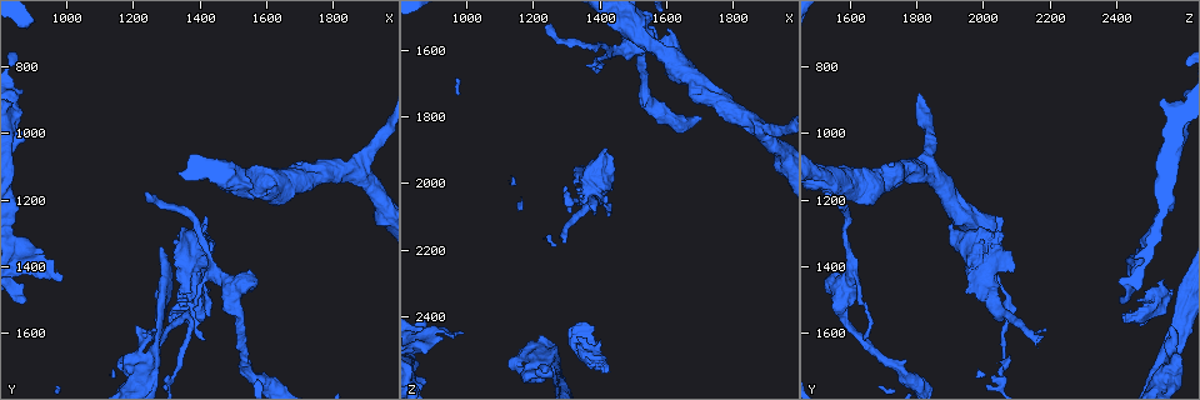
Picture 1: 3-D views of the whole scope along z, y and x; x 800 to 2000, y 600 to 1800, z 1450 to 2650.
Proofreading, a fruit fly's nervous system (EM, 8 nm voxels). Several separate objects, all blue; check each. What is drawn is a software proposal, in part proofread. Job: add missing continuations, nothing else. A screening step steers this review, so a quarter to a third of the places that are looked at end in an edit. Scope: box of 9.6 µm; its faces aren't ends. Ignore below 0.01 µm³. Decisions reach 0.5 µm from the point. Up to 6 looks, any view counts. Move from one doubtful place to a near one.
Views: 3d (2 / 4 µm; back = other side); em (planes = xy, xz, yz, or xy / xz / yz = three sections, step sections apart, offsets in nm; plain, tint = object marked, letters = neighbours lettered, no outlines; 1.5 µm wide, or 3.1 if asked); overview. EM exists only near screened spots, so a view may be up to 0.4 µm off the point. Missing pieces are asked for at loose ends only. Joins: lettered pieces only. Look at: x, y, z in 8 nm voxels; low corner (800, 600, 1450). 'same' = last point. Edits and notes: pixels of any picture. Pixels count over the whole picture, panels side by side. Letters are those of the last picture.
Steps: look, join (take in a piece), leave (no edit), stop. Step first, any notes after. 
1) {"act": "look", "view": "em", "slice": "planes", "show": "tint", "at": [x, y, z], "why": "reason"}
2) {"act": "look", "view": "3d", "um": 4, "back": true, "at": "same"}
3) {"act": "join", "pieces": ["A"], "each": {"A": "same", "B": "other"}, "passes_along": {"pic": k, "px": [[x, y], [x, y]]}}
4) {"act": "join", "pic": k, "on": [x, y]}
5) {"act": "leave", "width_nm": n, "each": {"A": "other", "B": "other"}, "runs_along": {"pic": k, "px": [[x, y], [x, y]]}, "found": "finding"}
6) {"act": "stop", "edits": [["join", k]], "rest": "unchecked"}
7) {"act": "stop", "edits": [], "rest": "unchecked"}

{"act": "look", "view": "em", "slice": "xy", "step": 8, "show": "tint", "at": [1600, 1170, 1530], "why": "free end"}

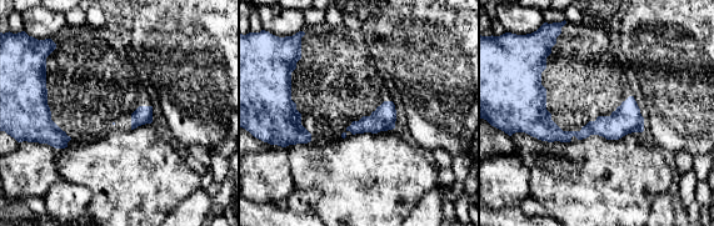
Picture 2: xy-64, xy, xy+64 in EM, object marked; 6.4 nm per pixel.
{"act": "look", "view": "em", "slice": "xz", "step": 8, "show": "letters", "at": "same", "why": "another direction"}

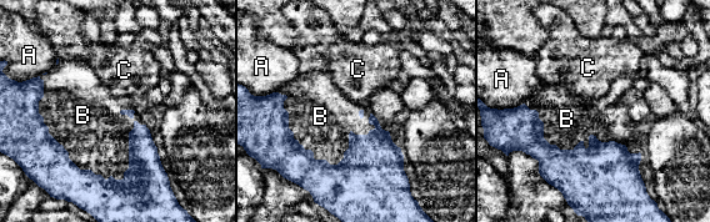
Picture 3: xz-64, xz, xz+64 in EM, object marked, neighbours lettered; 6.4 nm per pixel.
{"act": "join", "pieces": ["B"], "each": {"A": "other", "B": "same", "C": "other"}, "found": "it goes on there"}

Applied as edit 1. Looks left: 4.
{"act": "look", "view": "em", "slice": "planes", "show": "letters", "at": [1240, 1170, 1530], "why": "end of a long branch"}

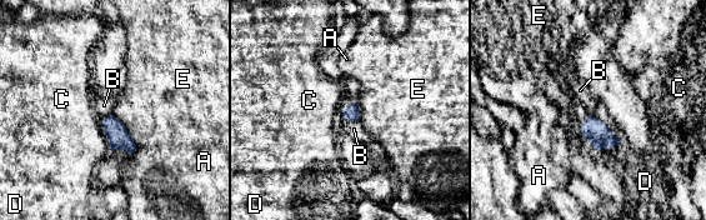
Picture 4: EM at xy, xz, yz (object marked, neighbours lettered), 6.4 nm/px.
{"act": "leave", "each": {"A": "other", "B": "other", "C": "other", "D": "other", "E": "other"}, "border": {"pic": 4, "px": [[589, 114], [599, 118], [610, 129]]}, "found": "no lettered piece goes on from it"}

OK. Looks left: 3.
{"act": "look", "view": "em", "slice": "planes", "show": "letters", "at": [990, 1430, 2450], "why": "free end"}

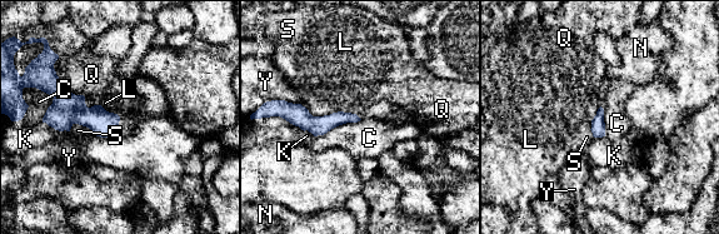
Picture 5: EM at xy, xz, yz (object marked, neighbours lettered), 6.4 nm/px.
{"act": "leave", "each": {"C": "other", "K": "other", "L": "other", "N": "other", "Q": "other", "S": "other", "Y": "other"}, "runs_along": {"pic": 5, "px": [[285, 114], [306, 122], [354, 119]]}, "found": "no lettered piece goes on from it"}

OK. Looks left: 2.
{"act": "stop", "edits": [["join", 3]], "rest": "unchecked"}

